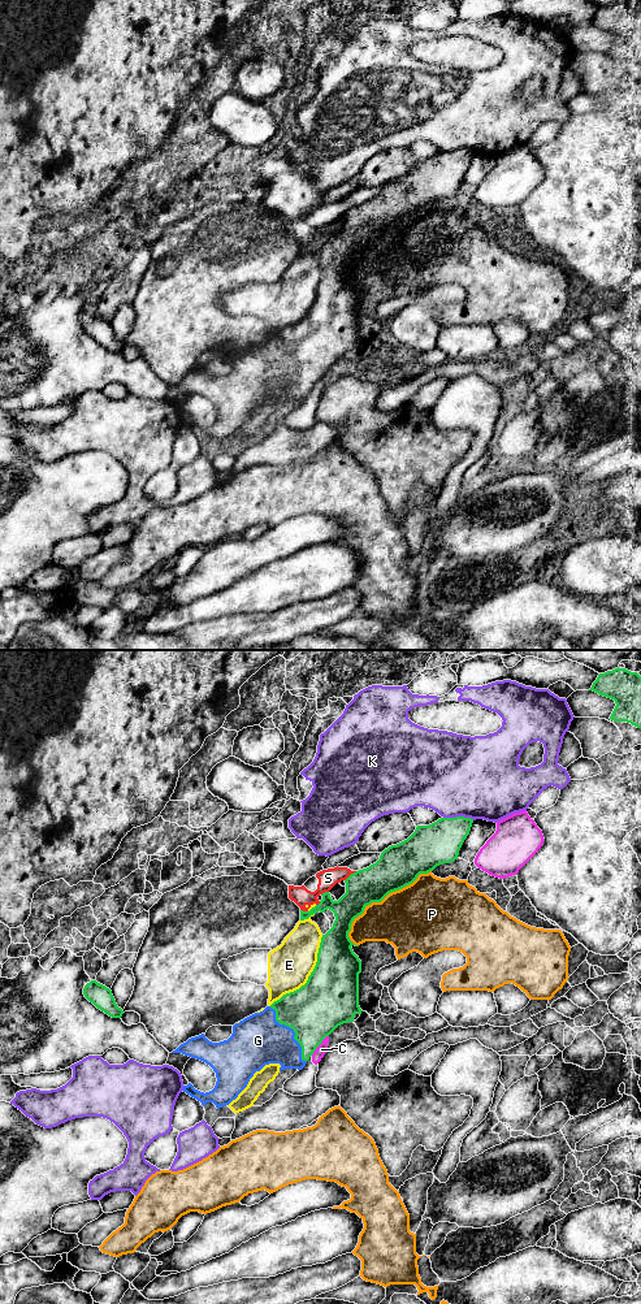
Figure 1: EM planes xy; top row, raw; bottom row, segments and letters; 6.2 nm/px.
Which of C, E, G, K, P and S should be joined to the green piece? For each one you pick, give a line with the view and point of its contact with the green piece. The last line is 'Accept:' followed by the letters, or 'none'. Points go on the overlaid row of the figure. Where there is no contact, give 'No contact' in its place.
G: Touches green at xy (294, 1031)
Accept: G

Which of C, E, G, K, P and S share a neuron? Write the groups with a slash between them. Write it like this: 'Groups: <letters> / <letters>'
Groups: C / E S / G / K / P

